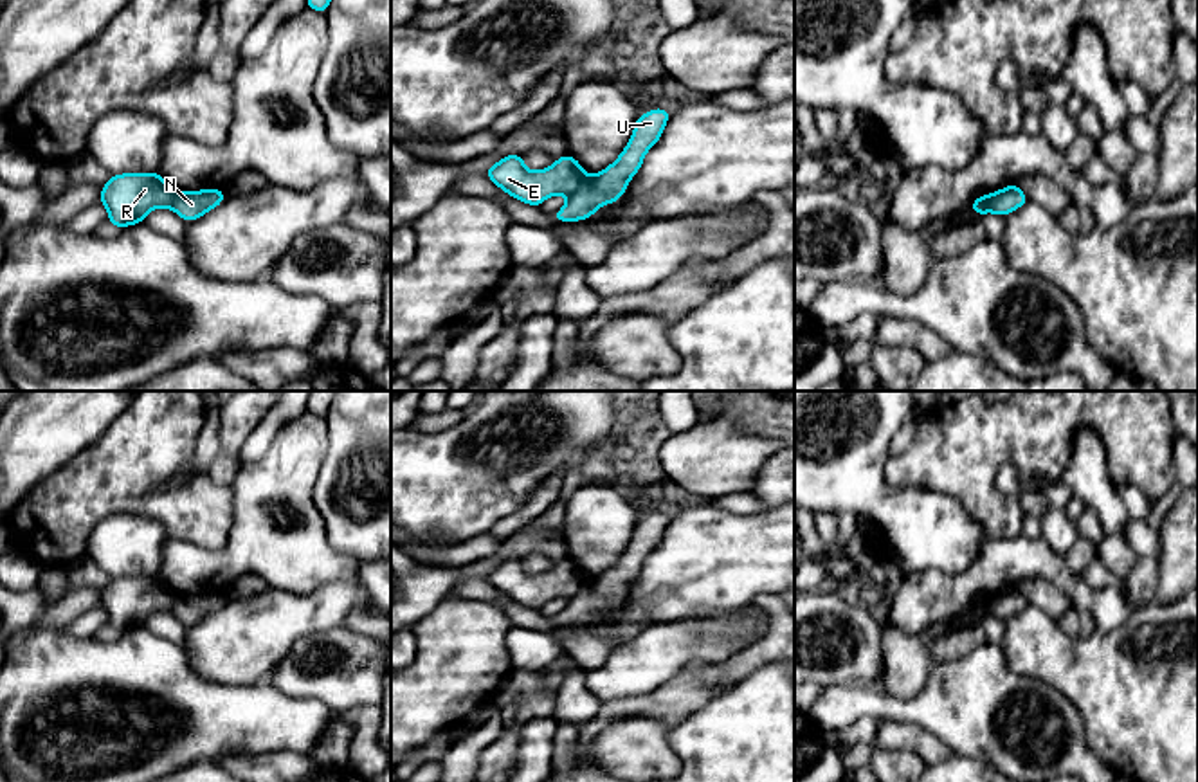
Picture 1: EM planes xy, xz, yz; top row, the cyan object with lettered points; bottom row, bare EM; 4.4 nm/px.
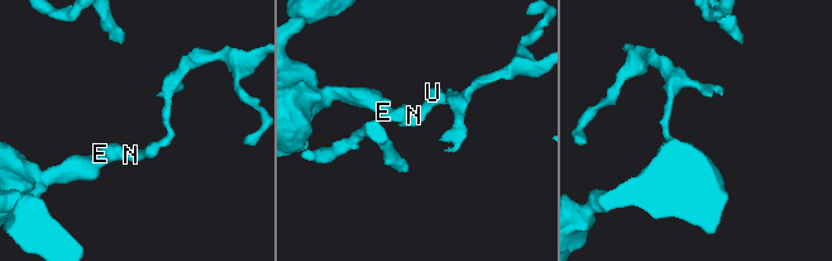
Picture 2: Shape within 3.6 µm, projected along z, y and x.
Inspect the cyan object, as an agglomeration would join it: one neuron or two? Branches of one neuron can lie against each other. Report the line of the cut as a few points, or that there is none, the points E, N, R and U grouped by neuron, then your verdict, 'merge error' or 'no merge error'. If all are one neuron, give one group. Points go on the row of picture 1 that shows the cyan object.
xz (588, 175), (568, 195) | E R / N U | merge error

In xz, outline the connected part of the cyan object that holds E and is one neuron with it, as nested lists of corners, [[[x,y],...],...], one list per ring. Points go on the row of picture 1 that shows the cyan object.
[[[566,153],[549,168],[530,171],[522,155],[506,155],[485,173],[499,189],[528,205],[539,207],[555,195],[573,195],[587,177],[580,162]]]

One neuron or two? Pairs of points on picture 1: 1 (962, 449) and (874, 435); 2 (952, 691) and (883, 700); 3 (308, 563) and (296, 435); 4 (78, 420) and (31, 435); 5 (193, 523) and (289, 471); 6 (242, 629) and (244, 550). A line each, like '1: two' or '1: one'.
1: two
2: one
3: one
4: one
5: two
6: two

